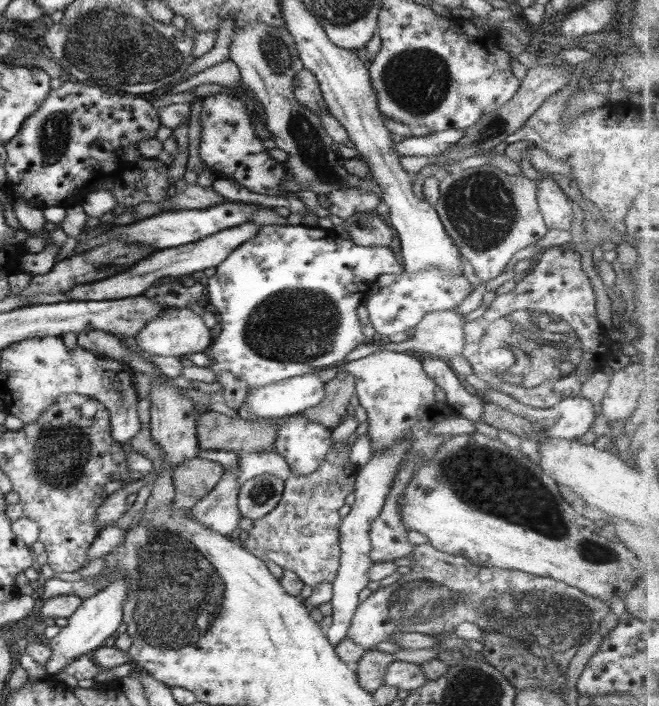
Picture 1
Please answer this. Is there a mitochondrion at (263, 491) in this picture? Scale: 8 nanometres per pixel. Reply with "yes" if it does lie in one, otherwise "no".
yes

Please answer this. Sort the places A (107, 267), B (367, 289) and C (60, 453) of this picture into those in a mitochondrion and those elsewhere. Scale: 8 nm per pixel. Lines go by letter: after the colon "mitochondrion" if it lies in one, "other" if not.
A: mitochondrion
B: other
C: mitochondrion

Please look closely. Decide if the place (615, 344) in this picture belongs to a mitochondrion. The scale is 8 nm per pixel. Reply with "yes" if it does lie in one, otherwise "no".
no

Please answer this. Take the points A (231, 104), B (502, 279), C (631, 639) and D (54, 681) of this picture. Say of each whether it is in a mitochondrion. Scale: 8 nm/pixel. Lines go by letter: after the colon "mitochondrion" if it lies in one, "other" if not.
A: other
B: other
C: other
D: other

